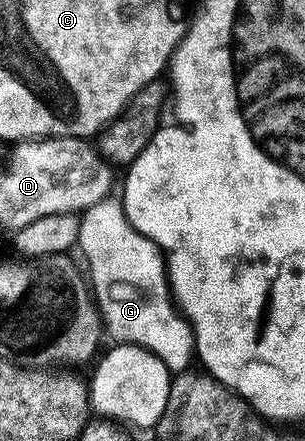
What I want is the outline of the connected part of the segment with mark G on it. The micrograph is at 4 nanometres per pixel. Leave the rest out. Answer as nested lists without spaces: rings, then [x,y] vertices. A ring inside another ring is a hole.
[[[118,197],[102,198],[97,204],[82,211],[79,220],[78,249],[83,249],[83,258],[87,261],[86,273],[89,275],[89,286],[99,307],[101,321],[106,333],[115,337],[119,344],[140,346],[153,352],[172,372],[183,372],[193,362],[195,336],[191,333],[191,324],[177,309],[173,301],[171,287],[167,276],[164,255],[153,240],[131,227],[123,215],[123,203]]]

